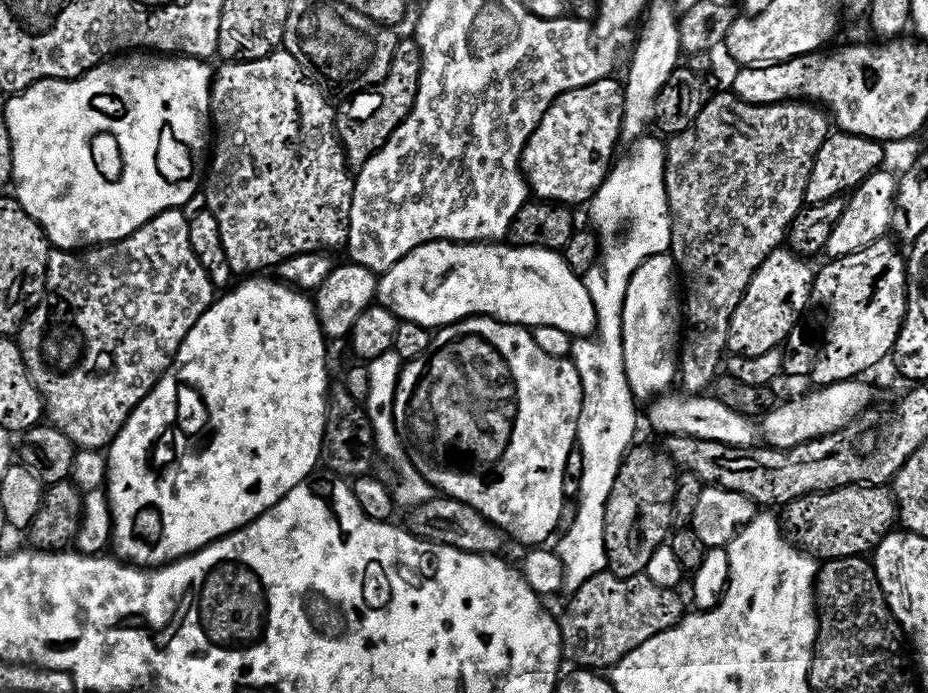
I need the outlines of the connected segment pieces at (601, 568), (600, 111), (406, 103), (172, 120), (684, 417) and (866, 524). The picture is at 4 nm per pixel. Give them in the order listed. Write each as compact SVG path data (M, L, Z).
M596 314L596 323L598 340L577 339L571 353L583 388L583 406L576 431L578 452L582 454L582 470L578 482L576 516L569 530L557 539L558 546L554 548L564 566L563 589L570 594L577 592L590 578L607 571L605 506L608 505L621 463L635 443L636 434L638 402L625 374L624 316Z
M615 78L599 80L585 88L570 90L562 94L550 106L542 122L534 130L530 142L524 147L522 171L535 199L550 204L569 206L587 205L603 186L617 159L616 147L622 144L625 85Z
M401 47L396 53L396 60L390 66L390 74L380 84L367 88L364 92L357 92L338 108L339 115L336 116L336 135L340 138L340 143L344 146L344 155L348 158L349 169L359 170L364 163L374 154L378 154L386 146L386 142L391 140L394 130L412 113L412 106L416 101L417 82L420 80L420 61L415 47Z
M128 54L123 58L112 58L97 68L92 68L85 76L79 76L77 80L40 80L34 86L30 86L23 94L16 94L8 100L6 106L6 126L10 130L12 139L12 153L14 154L14 166L12 167L12 178L14 181L15 199L20 201L20 205L34 218L34 222L40 224L40 229L48 236L49 245L56 250L84 250L89 246L103 246L105 244L115 244L118 240L125 240L127 236L132 236L142 226L149 224L155 216L161 216L163 212L183 209L198 192L201 191L202 183L208 168L210 158L210 113L212 110L212 82L214 79L213 69L208 69L209 65L203 60L193 60L191 58L169 58L164 54Z
M661 394L647 405L648 420L664 432L665 437L689 436L699 440L713 440L722 442L726 446L739 448L754 448L758 444L758 432L746 417L740 412L735 412L728 404L715 400L712 394Z
M867 483L851 484L833 492L815 492L813 496L803 496L793 501L783 509L782 515L788 539L801 552L820 562L851 556L867 557L893 531L898 520L893 493L887 487L868 487L872 486Z

